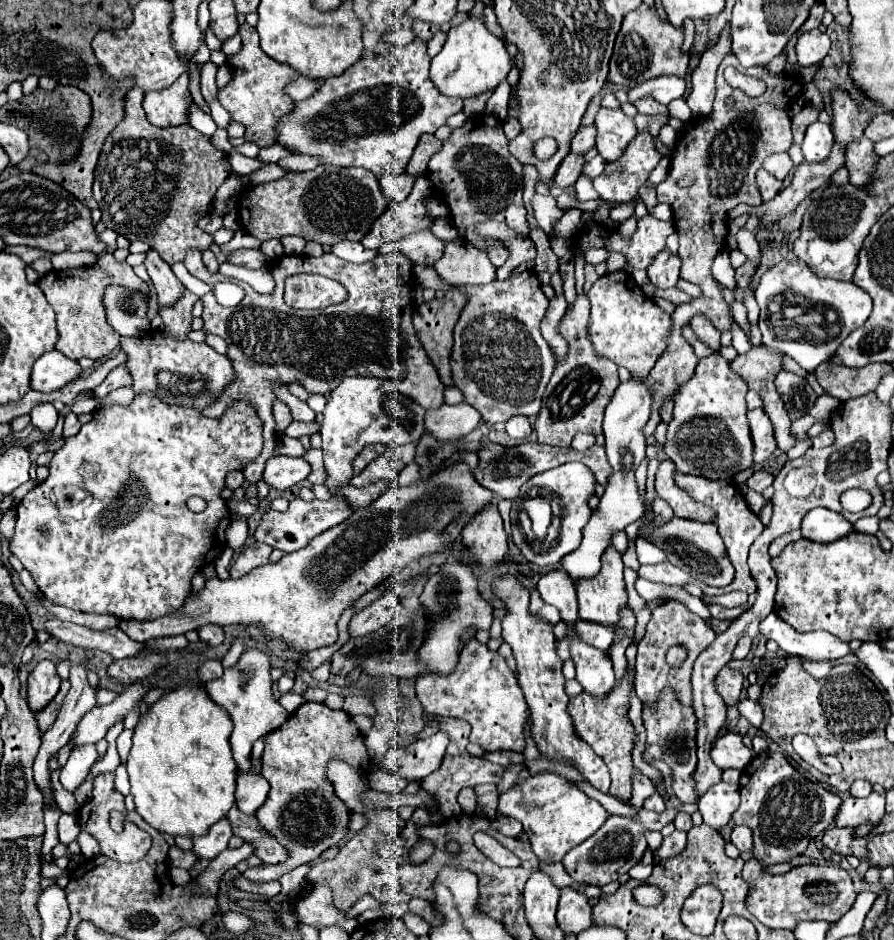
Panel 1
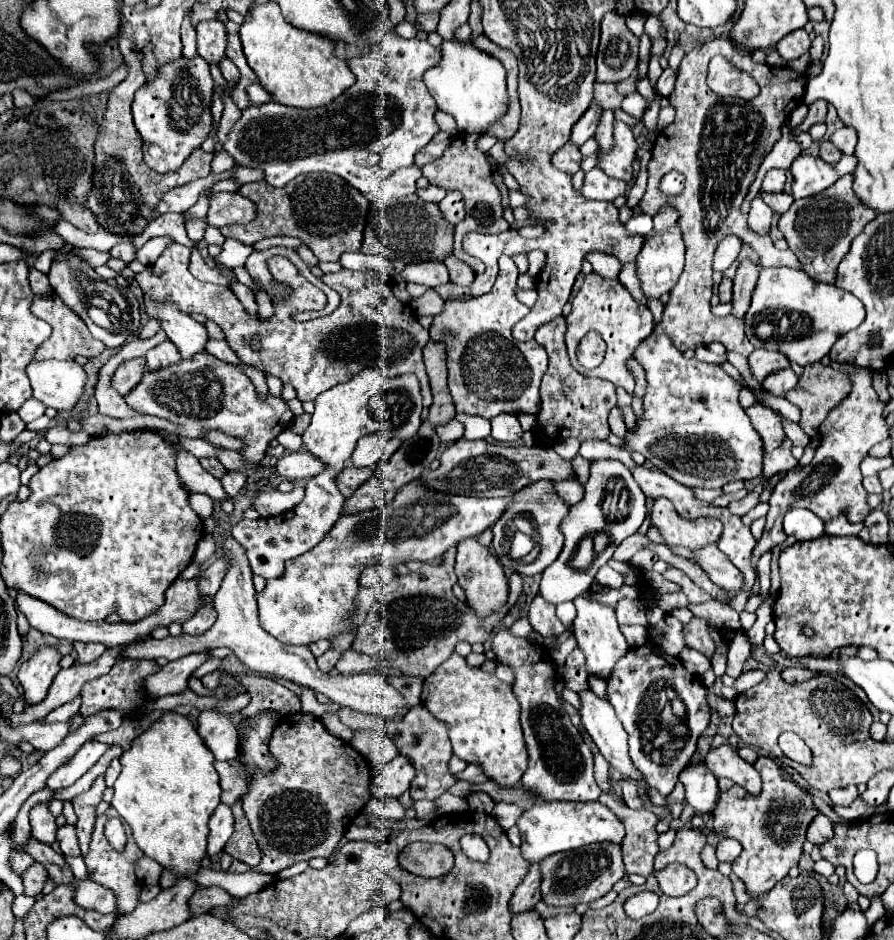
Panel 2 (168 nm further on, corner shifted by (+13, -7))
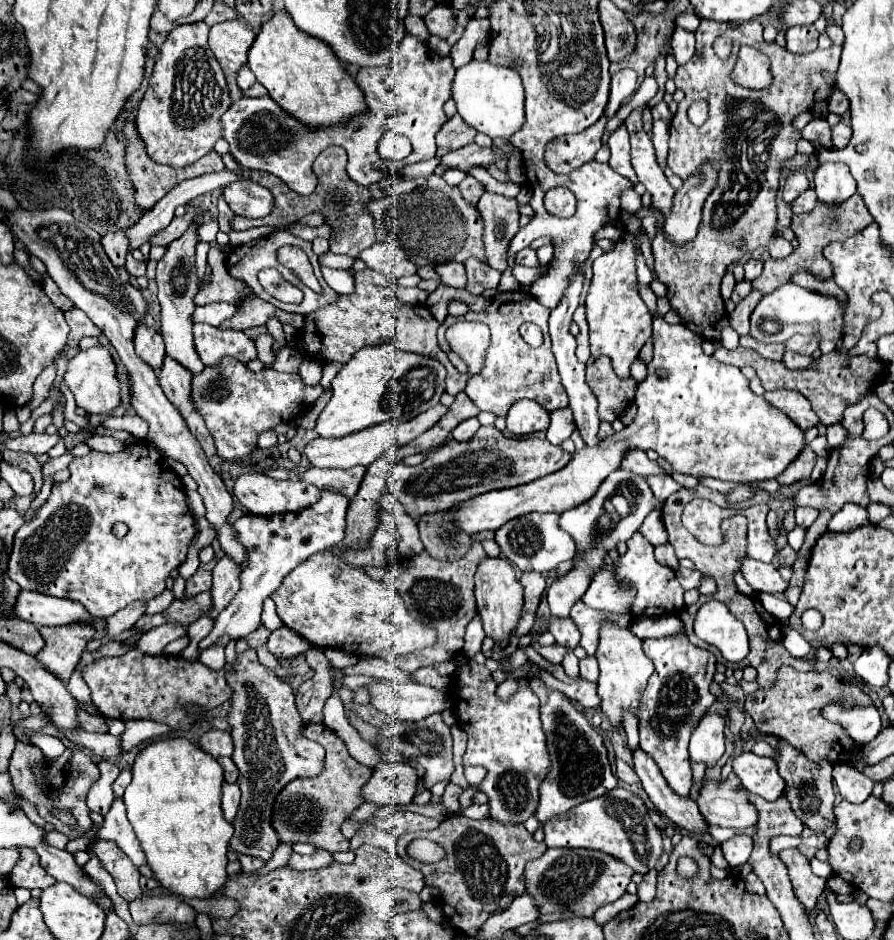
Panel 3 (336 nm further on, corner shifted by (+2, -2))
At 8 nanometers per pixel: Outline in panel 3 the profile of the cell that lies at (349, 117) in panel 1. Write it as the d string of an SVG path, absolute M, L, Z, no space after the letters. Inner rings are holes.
M411 33L405 35L391 63L385 67L361 67L355 81L365 93L367 111L361 115L353 115L347 121L331 127L309 127L299 119L293 119L285 109L281 109L269 95L259 99L243 97L233 103L225 115L221 117L223 135L231 145L231 155L243 169L261 169L277 175L289 189L309 195L313 191L313 171L311 165L317 155L331 147L339 145L347 151L347 173L359 185L373 185L389 175L389 171L397 171L405 165L419 163L431 159L435 155L435 133L445 123L443 105L451 97L449 85L453 81L453 61L451 57L441 57L433 53L421 37ZM387 131L397 131L405 135L413 151L403 163L383 161L377 153L377 143Z

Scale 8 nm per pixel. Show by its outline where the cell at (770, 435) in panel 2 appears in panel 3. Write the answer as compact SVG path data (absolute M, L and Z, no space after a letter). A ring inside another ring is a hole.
M779 389L779 391L765 393L763 397L767 403L771 403L779 411L783 411L791 421L795 421L799 425L799 429L803 429L803 431L807 431L809 427L813 427L819 421L817 415L813 413L811 405L807 403L807 399L801 393Z

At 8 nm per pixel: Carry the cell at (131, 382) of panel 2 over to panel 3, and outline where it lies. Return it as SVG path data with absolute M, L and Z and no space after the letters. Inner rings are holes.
M137 325L137 335L135 335L135 353L155 371L161 369L163 359L165 359L165 343L159 335L159 331L147 327L147 325Z

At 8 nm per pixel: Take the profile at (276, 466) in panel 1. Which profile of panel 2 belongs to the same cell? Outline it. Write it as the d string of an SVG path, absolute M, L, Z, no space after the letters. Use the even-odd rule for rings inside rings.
M298 450L298 452L290 452L284 454L282 458L278 458L276 462L276 472L280 476L284 476L286 480L298 480L298 478L312 478L318 476L318 472L322 472L326 464L322 464L322 460L316 460L314 456L310 456L310 452L306 450Z

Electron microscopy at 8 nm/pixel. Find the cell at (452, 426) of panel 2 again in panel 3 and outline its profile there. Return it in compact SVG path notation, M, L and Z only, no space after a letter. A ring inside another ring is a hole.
M467 419L467 421L463 421L457 429L453 429L451 435L453 435L453 439L457 439L457 441L465 441L465 439L471 439L479 427L481 427L481 425L479 425L477 419Z

